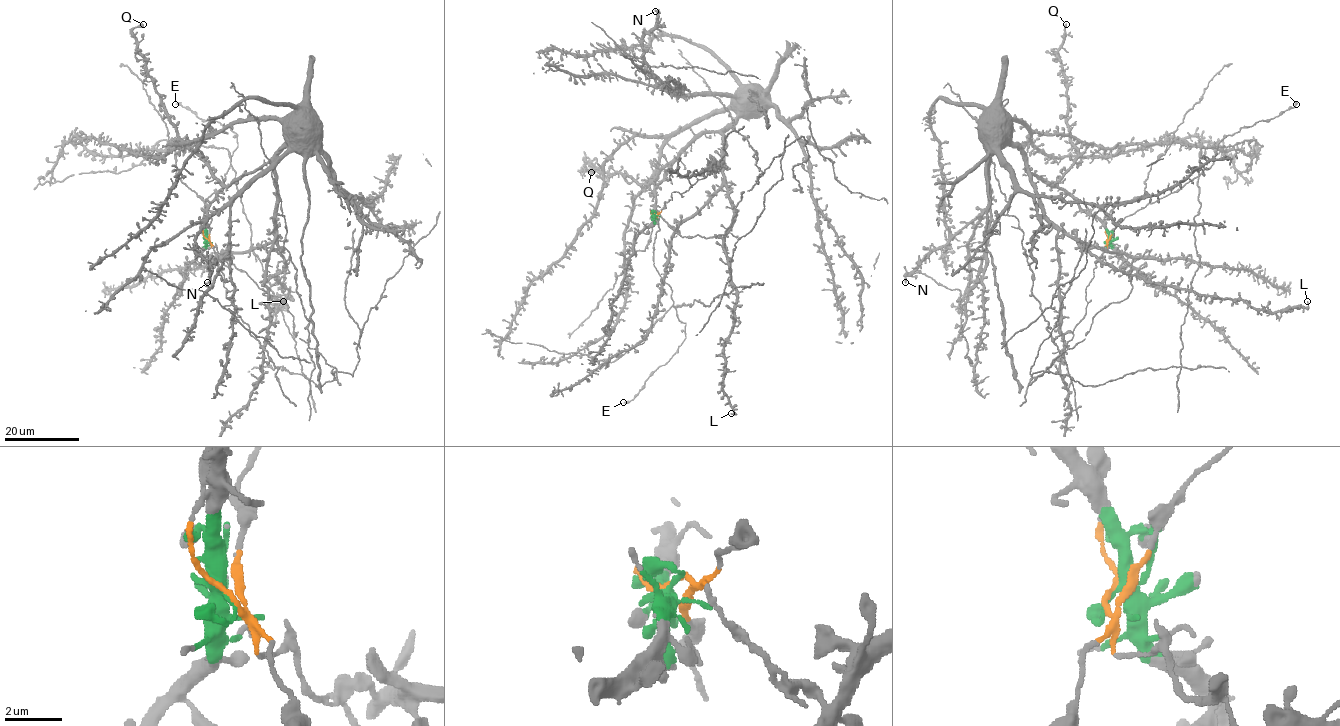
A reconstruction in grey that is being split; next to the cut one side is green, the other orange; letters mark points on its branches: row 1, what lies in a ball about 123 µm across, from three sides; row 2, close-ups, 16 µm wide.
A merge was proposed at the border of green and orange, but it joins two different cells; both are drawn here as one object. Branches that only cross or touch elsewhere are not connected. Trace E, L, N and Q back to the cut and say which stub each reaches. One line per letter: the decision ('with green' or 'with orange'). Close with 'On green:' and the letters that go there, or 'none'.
E: with orange
L: with green
N: with green
Q: with green
On green: L, N, Q

